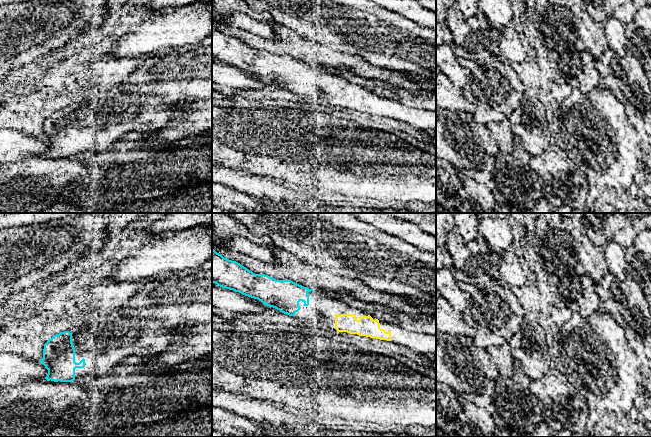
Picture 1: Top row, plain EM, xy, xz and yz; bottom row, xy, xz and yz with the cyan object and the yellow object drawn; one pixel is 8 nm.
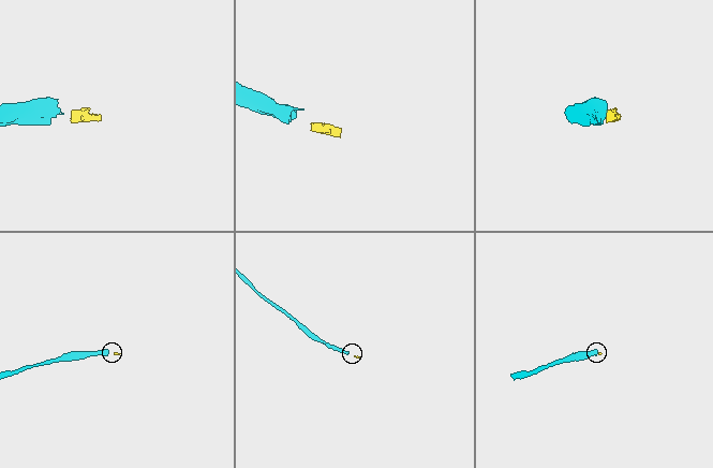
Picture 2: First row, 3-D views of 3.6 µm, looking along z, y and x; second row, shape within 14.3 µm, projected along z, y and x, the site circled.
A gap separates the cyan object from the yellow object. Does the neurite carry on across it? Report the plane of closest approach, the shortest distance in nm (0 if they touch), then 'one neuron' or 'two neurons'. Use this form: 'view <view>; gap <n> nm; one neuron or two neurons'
view xz; gap 240 nm; one neuron

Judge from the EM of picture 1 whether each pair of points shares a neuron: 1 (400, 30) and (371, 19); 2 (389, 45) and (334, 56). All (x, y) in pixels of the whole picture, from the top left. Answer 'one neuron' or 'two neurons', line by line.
1: one neuron
2: two neurons

